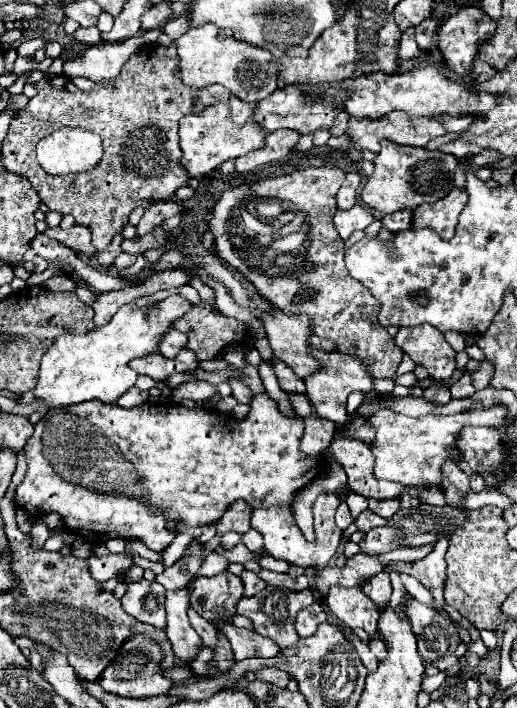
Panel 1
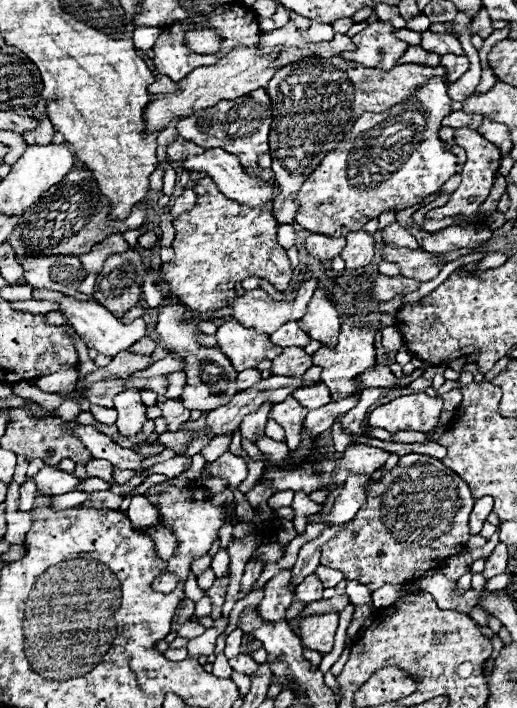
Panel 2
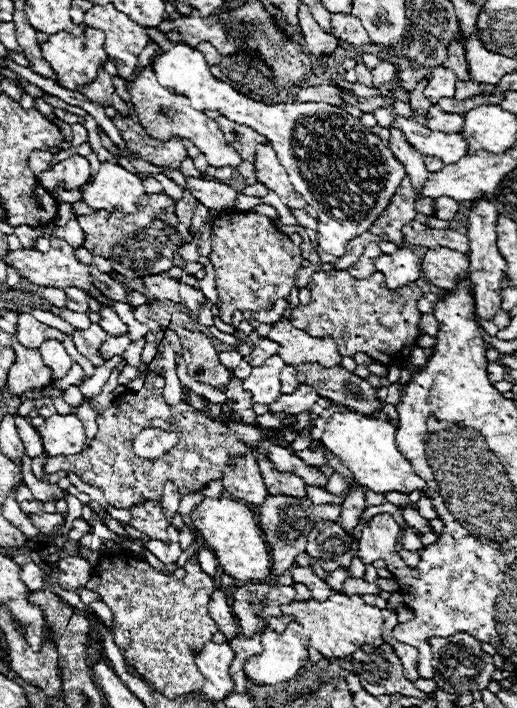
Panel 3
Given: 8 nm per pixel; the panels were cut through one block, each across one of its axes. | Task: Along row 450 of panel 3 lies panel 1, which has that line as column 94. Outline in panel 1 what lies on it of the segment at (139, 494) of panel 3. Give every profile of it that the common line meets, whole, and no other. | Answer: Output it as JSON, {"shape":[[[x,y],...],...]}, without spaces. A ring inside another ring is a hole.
{"shape":[[[146,44],[142,46],[130,60],[122,66],[122,72],[116,76],[112,84],[94,84],[92,90],[80,90],[66,80],[64,76],[44,76],[40,82],[34,84],[38,94],[22,108],[22,112],[10,122],[10,130],[6,134],[2,146],[2,164],[8,172],[26,174],[32,180],[32,186],[38,190],[40,200],[60,214],[72,214],[78,224],[84,224],[92,230],[92,244],[96,250],[104,250],[110,240],[122,232],[124,224],[128,222],[128,214],[138,208],[140,204],[168,200],[180,186],[188,184],[186,170],[178,164],[182,152],[178,148],[178,120],[184,114],[200,114],[205,108],[220,100],[226,102],[230,92],[218,84],[194,90],[180,80],[180,66],[176,46],[162,46],[162,44]],[[60,126],[80,126],[90,130],[102,138],[102,160],[94,172],[78,174],[78,176],[50,176],[36,164],[36,144],[46,138],[46,132],[54,132]]]}

